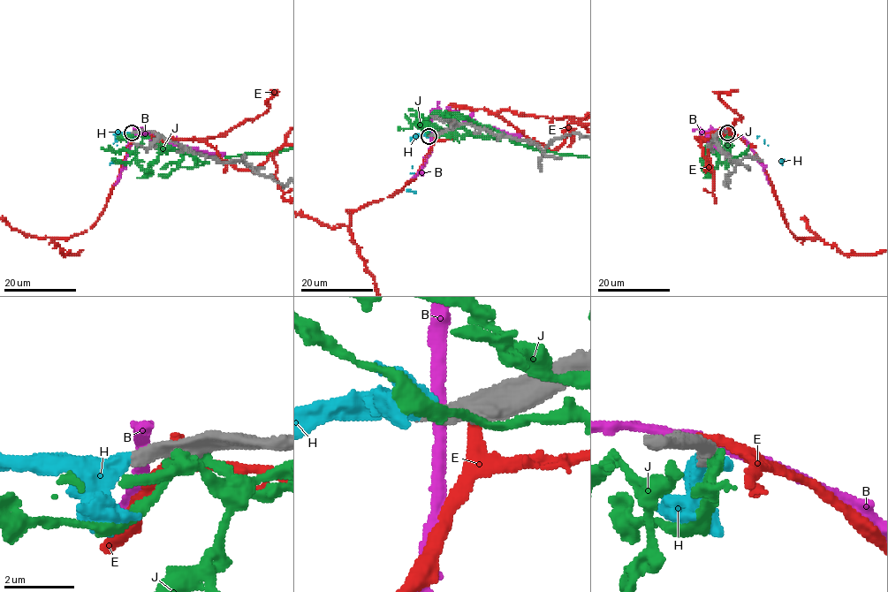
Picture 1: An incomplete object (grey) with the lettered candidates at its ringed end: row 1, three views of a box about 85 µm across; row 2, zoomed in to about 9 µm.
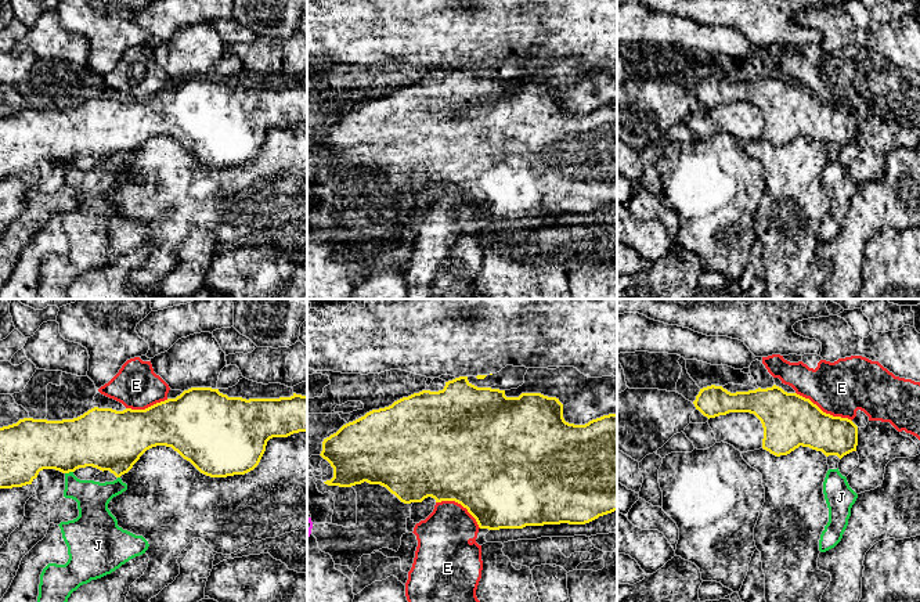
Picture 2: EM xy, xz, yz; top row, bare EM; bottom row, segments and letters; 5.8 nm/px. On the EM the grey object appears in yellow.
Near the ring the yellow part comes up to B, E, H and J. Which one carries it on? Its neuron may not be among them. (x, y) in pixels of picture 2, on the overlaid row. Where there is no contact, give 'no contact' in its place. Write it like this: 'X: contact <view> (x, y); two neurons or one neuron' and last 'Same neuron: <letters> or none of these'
B: no contact; two neurons
E: contact yz (822, 411); two neurons
H: no contact; one neuron
J: contact xy (68, 472); two neurons
Same neuron: H

